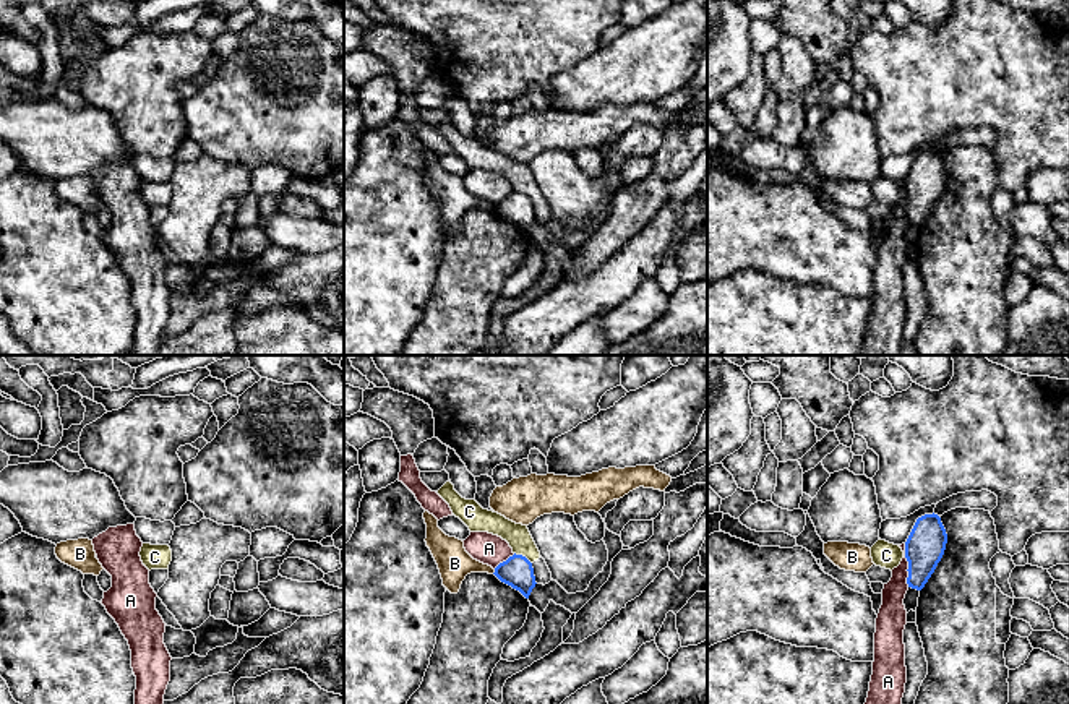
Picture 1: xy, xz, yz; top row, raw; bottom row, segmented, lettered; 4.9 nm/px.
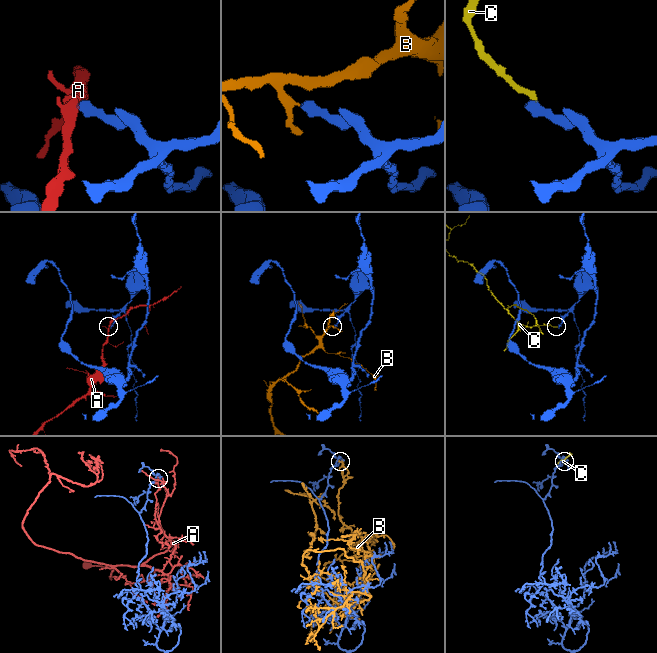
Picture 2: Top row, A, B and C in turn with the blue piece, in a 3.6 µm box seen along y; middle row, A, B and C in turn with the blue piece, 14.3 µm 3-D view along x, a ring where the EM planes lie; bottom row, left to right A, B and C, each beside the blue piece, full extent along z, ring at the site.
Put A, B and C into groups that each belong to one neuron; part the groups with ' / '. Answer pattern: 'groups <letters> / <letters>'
groups A / B / C

